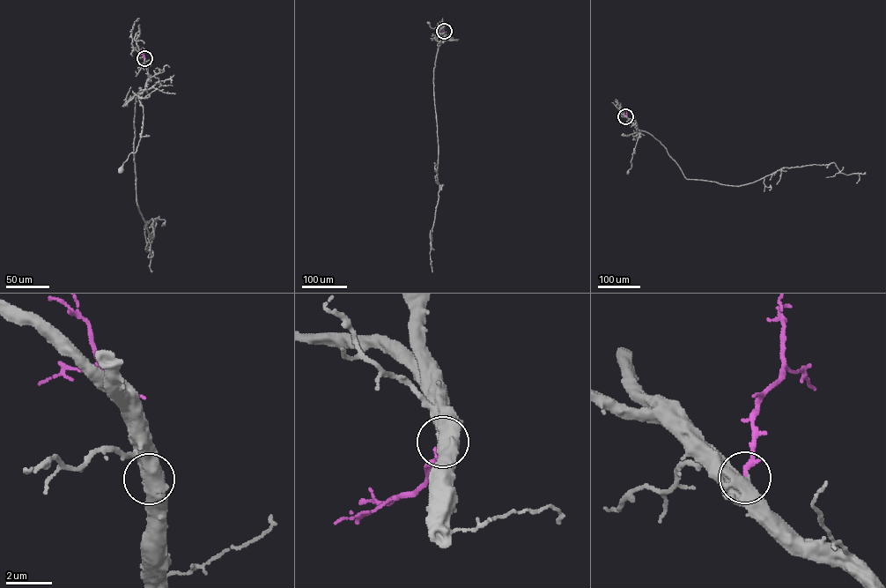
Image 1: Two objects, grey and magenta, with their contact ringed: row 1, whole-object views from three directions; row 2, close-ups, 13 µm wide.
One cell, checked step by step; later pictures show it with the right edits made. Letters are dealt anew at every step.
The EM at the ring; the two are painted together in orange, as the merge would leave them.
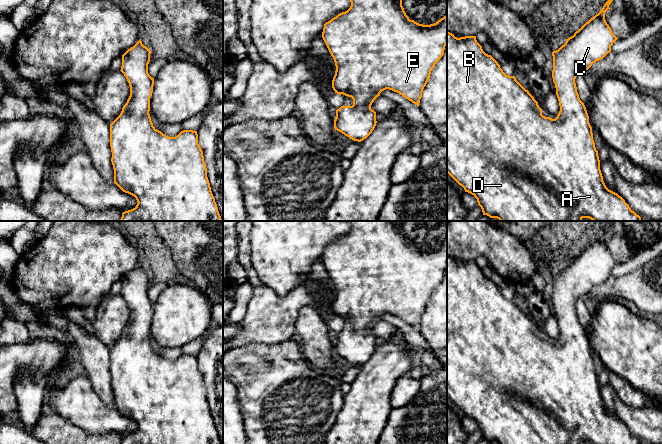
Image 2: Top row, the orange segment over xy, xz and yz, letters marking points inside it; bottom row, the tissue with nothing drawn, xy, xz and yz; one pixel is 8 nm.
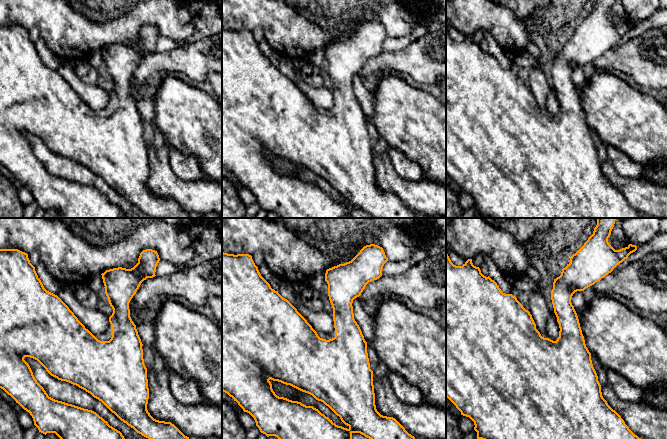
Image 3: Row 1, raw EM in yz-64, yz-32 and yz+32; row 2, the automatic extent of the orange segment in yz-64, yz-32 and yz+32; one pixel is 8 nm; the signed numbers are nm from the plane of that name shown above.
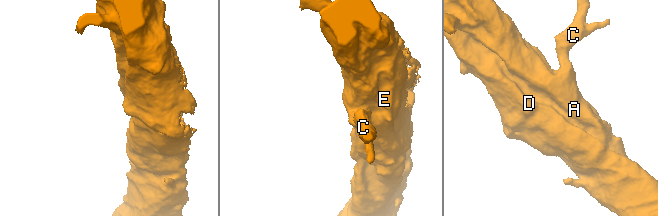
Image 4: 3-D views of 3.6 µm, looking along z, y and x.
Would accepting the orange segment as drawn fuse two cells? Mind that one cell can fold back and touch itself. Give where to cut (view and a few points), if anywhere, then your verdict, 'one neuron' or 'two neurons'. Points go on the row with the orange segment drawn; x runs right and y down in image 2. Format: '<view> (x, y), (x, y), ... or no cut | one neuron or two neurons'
no cut | one neuron

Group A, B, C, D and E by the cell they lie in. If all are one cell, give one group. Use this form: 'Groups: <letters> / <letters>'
Groups: A B C D E

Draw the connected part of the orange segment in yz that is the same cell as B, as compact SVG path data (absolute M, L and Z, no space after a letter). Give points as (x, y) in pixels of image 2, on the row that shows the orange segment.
M608 0L598 14L586 22L573 36L566 39L565 44L558 50L552 52L552 78L560 106L560 111L555 119L542 115L542 109L529 91L514 76L506 75L503 72L498 62L483 51L476 36L457 38L447 31L447 173L464 188L465 192L472 194L477 199L483 215L497 218L500 221L582 221L583 218L589 218L592 221L642 221L641 217L631 210L625 200L609 190L603 181L589 116L584 103L579 98L575 83L577 75L584 74L593 63L610 53L611 46L618 39L605 20L605 12L610 9L609 5L612 1Z

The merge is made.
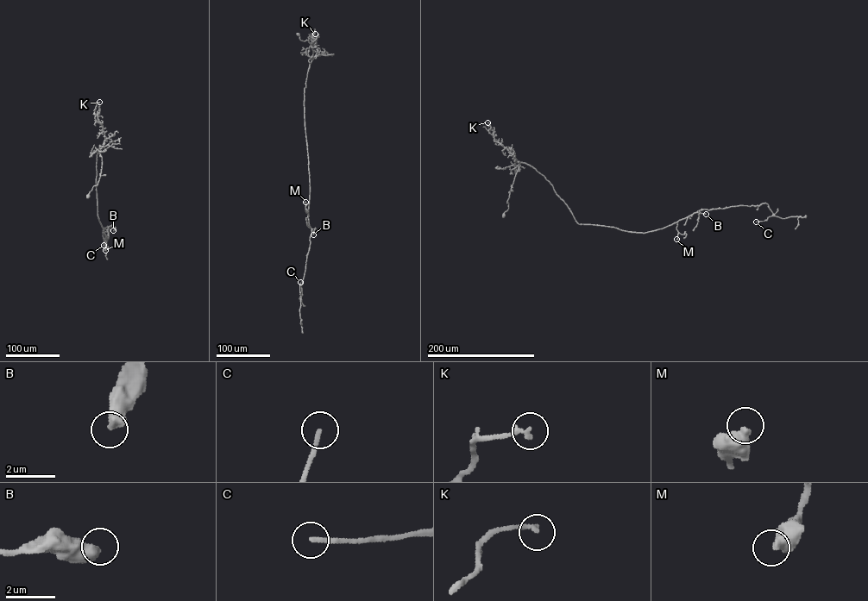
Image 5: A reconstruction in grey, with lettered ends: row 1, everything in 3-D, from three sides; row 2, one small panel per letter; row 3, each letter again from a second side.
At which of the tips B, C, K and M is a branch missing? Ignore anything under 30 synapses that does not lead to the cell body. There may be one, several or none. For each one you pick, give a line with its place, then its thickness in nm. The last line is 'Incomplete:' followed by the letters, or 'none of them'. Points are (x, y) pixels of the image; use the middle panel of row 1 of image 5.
Incomplete: none of them

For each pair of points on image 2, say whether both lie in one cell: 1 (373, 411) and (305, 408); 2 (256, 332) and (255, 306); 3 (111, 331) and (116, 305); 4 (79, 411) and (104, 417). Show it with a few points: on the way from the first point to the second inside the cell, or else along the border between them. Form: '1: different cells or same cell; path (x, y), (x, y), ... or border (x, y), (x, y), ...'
1: different cells; border (344, 395), (343, 406), (328, 431)
2: same cell; path (256, 326), (256, 312)
3: same cell; path (111, 325), (111, 317), (114, 311)
4: same cell; path (85, 411), (94, 417), (98, 417)

